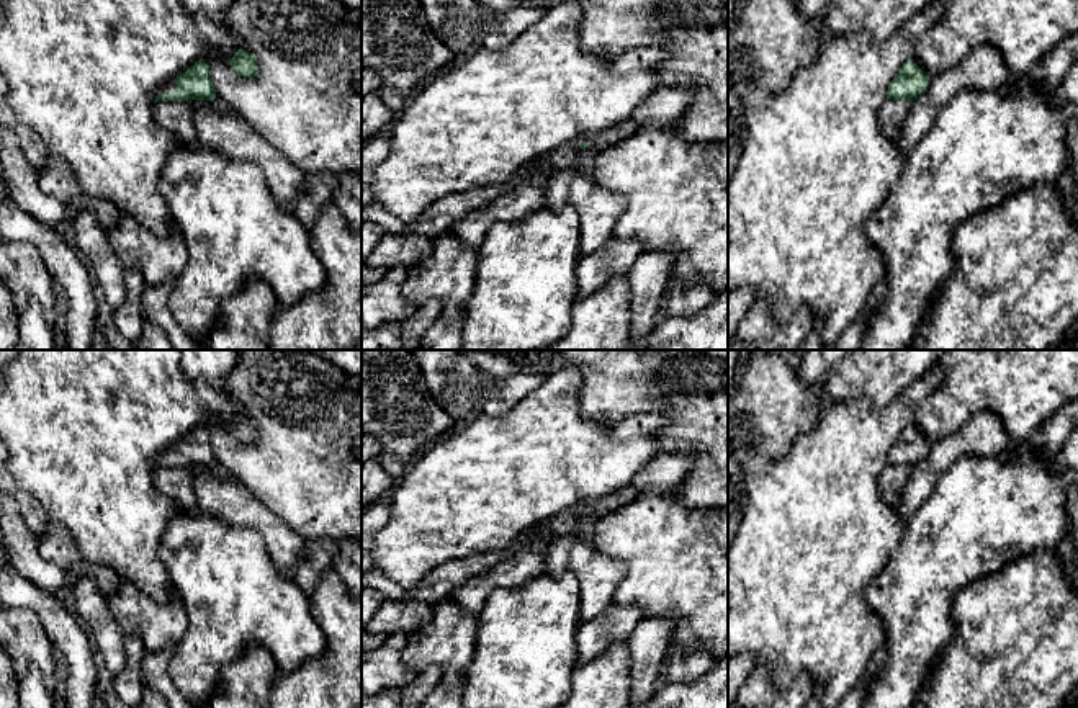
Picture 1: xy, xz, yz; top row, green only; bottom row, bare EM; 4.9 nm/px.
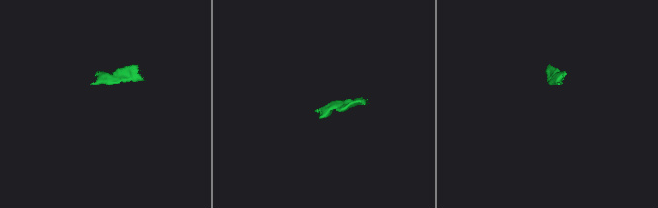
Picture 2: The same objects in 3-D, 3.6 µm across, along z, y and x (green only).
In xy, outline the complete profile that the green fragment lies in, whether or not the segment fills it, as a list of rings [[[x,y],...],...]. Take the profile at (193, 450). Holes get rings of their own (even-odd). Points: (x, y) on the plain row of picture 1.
[[[196,427],[185,438],[170,445],[152,459],[152,464],[155,468],[213,468],[216,464],[216,456],[206,427]]]

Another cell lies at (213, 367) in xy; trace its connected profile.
[[[180,350],[180,368],[188,381],[201,381],[226,392],[226,379],[240,350]]]

